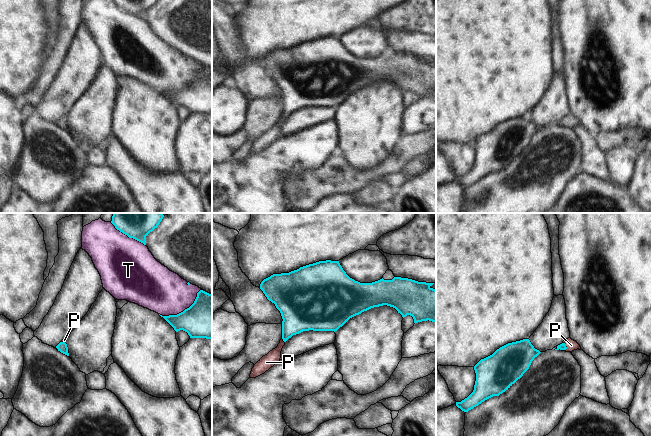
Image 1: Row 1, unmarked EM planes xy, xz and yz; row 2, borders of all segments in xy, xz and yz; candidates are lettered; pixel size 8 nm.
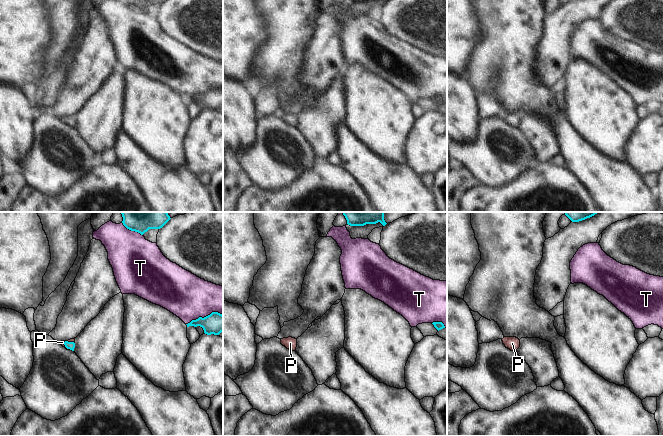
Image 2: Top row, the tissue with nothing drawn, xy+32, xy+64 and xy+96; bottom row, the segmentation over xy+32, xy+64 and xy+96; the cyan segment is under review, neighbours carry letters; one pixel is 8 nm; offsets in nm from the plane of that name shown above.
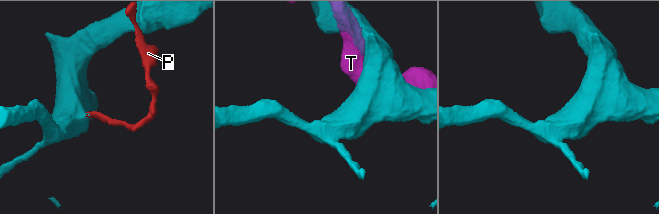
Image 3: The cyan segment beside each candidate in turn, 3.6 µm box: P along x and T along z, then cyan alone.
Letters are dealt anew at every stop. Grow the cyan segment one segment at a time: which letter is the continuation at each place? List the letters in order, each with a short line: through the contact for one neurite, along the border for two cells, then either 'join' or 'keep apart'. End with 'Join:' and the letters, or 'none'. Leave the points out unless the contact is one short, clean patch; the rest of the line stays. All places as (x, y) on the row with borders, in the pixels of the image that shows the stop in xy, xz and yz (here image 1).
P: xz (299, 314), (283, 340), (277, 351), (266, 362) | join
T: keep apart
Join: P

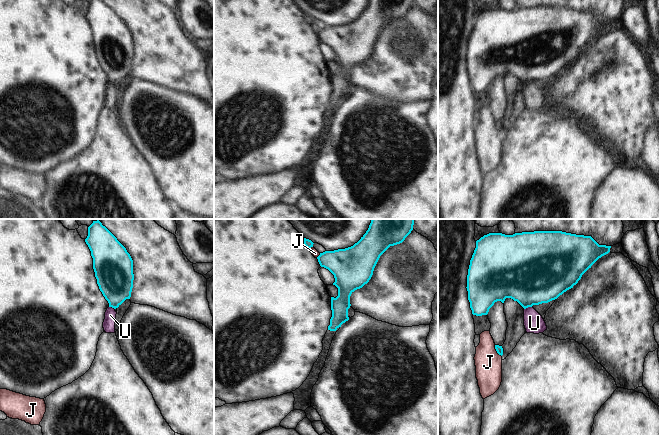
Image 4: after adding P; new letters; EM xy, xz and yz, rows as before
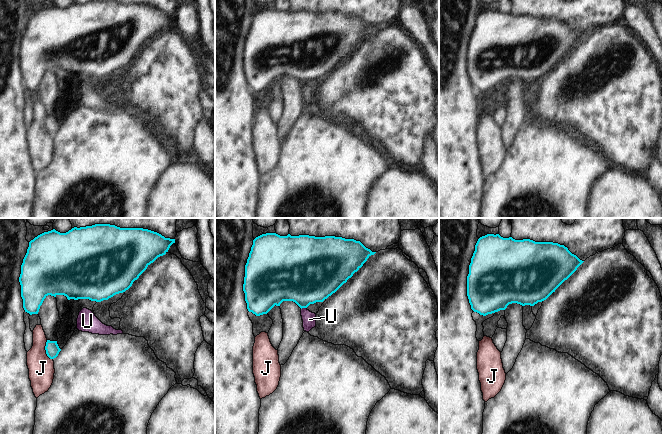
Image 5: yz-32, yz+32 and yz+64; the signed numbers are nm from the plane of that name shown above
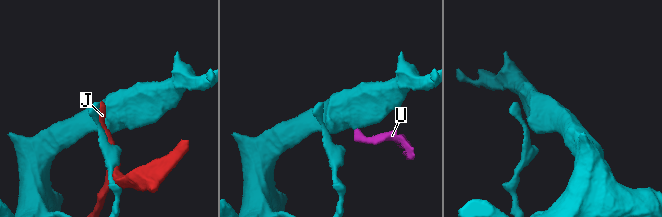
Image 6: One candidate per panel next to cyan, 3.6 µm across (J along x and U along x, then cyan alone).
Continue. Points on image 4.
J: keep apart
U: yz (531, 306), (524, 309) | keep apart
Join: none

